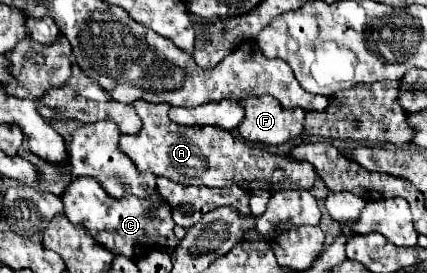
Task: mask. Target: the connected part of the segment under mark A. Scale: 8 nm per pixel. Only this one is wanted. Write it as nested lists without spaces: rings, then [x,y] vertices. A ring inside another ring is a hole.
[[[137,99],[133,103],[143,127],[137,135],[121,135],[119,147],[135,161],[139,171],[153,171],[177,183],[201,185],[201,187],[229,187],[239,185],[251,189],[305,189],[309,191],[315,183],[315,171],[311,163],[297,163],[287,157],[267,153],[257,145],[249,145],[243,139],[233,137],[229,131],[217,131],[217,127],[187,127],[173,123],[167,117],[171,105],[147,103]]]

